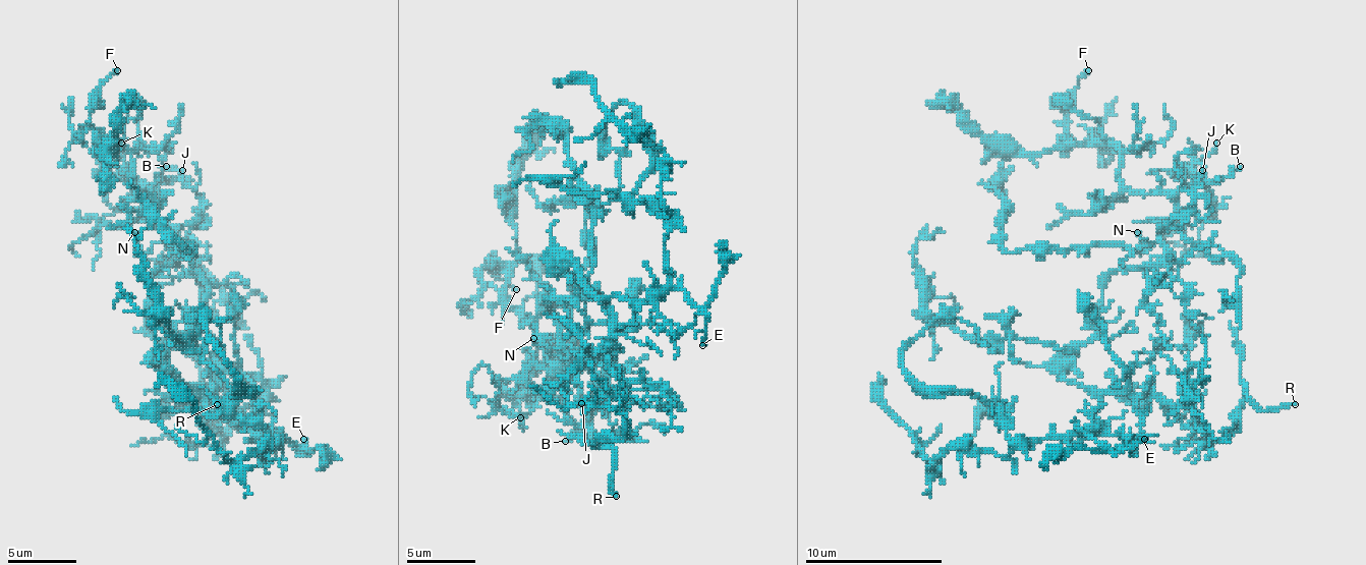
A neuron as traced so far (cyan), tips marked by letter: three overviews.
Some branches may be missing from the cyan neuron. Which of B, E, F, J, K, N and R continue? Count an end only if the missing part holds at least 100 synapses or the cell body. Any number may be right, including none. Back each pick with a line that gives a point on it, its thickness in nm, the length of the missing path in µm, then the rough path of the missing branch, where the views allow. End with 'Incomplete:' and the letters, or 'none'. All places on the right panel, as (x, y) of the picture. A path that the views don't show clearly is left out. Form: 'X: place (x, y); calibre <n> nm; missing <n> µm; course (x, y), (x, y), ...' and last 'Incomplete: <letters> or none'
R: place (1295, 404); calibre 220 nm; missing 100 µm
Incomplete: R

